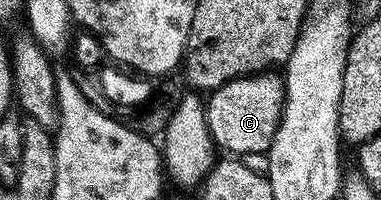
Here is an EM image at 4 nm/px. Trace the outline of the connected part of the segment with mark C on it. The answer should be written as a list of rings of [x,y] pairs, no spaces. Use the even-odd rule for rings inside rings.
[[[278,72],[246,74],[226,82],[204,102],[208,132],[215,147],[219,151],[227,150],[230,156],[265,155],[274,139],[274,131],[278,129],[278,121],[282,119],[285,100],[286,83]]]

